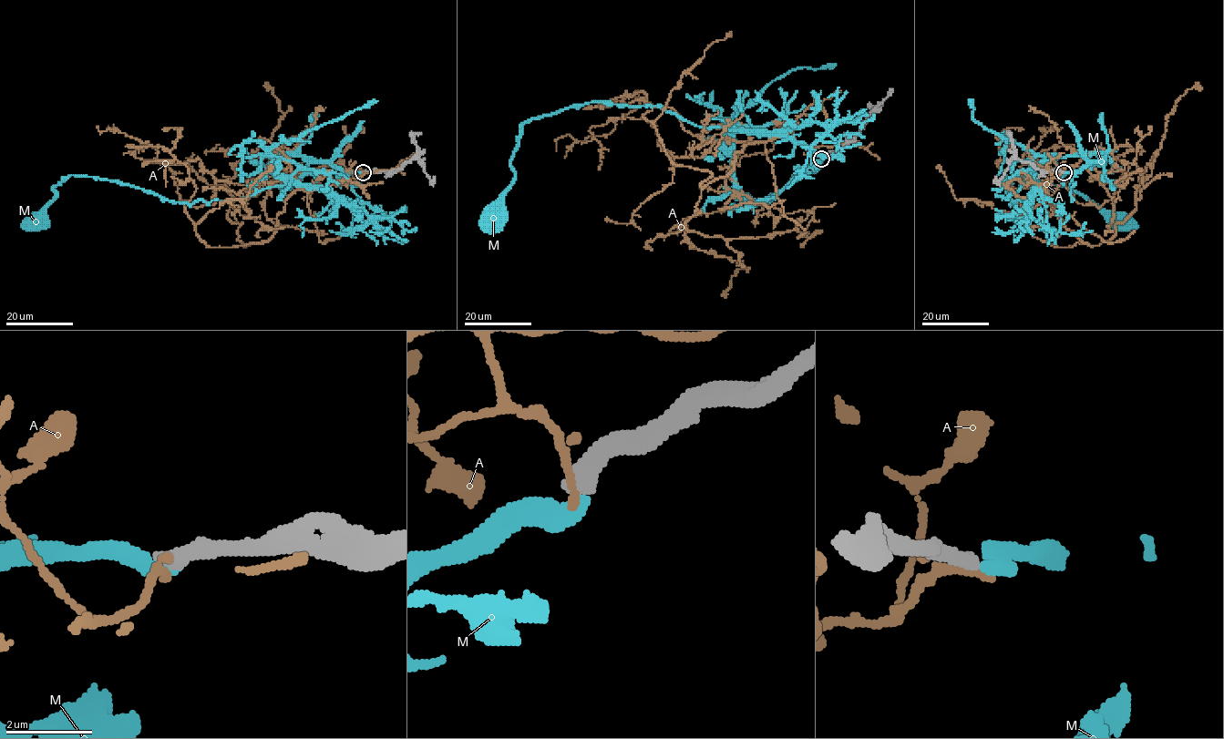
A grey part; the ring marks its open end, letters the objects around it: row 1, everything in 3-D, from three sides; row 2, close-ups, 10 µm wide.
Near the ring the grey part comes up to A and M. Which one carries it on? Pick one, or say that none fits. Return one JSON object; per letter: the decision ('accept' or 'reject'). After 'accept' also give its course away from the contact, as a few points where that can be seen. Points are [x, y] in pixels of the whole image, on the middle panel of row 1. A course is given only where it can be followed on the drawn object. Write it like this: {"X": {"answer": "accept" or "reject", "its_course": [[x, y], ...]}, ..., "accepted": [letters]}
{"A": {"answer": "reject"}, "M": {"answer": "accept", "its_course": [[821, 159], [749, 199], [733, 172], [733, 130], [744, 130], [592, 101], [523, 125], [513, 180], [492, 216]]}, "accepted": ["M"]}

